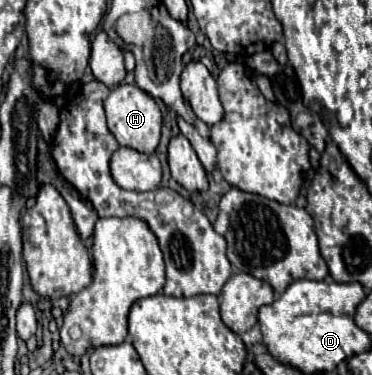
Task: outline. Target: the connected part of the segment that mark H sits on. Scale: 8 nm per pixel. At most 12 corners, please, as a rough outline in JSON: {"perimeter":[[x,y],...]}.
{"perimeter":[[136,85],[104,101],[108,129],[122,147],[154,153],[162,115]]}

